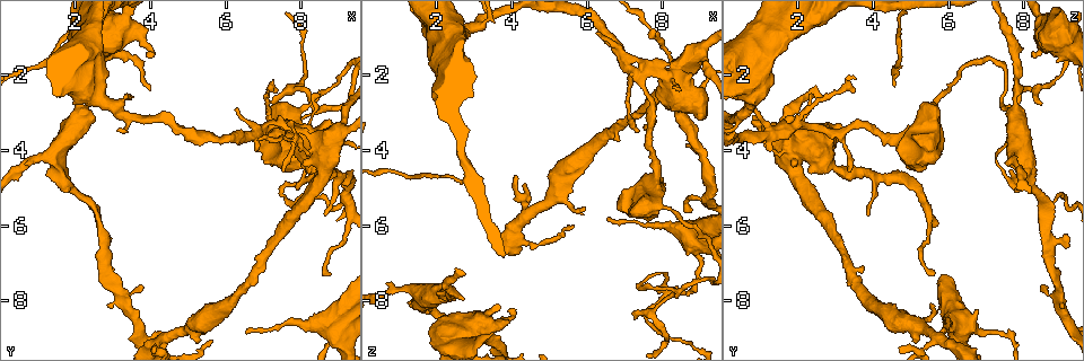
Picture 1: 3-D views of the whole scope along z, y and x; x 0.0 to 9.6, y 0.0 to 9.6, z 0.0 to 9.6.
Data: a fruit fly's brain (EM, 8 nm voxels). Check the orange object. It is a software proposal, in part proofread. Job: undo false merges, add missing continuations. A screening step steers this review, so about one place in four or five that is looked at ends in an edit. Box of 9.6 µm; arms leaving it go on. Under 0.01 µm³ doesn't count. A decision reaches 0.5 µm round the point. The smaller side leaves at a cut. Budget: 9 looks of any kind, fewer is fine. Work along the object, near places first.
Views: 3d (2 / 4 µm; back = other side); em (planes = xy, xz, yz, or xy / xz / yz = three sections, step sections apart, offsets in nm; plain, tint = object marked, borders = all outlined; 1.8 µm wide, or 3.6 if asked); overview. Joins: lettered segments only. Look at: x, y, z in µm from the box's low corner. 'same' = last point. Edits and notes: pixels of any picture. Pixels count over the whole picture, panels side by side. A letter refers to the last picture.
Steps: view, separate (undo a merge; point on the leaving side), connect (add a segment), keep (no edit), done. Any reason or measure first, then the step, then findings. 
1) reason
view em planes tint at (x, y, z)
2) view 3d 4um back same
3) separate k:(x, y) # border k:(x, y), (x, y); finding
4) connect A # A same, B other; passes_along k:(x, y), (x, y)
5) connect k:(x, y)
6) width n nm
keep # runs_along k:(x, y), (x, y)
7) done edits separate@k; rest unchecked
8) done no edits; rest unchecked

a fork
view 3d 4um back at (4.55, 9.00, 5.65)

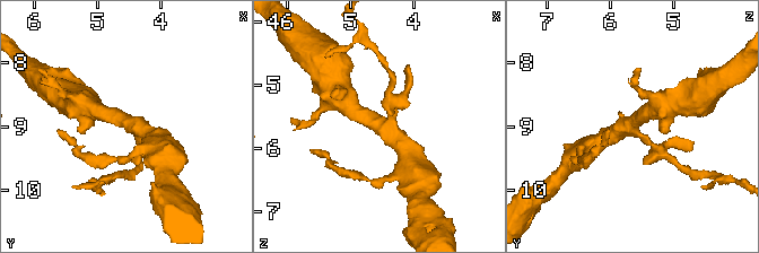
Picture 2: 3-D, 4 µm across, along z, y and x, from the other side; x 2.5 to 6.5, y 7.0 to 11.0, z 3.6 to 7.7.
need the tissue
view em xz step 16 tint at (4.50, 8.90, 5.65)

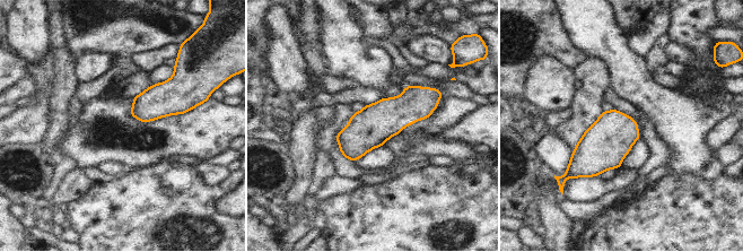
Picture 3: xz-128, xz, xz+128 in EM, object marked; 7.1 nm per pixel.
see the neighbours
view em xz step 16 borders same

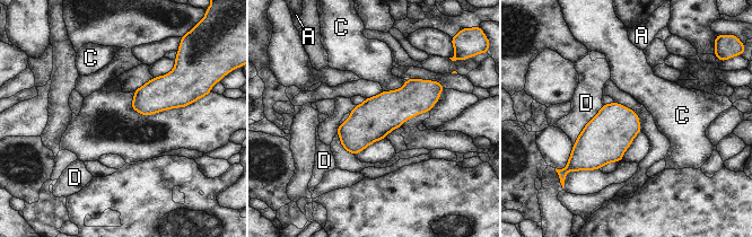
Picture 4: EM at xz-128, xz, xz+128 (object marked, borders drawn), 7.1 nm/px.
arms 3
keep # A other, C other, D other; border 4:(405, 80), (401, 87), (383, 91); one neuron here

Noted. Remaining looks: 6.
calibre changes
view em xy step 16 tint at (7.90, 2.95, 5.50)

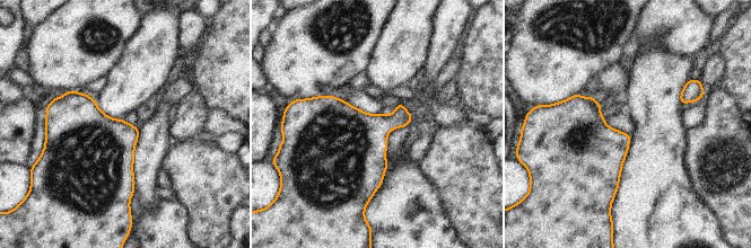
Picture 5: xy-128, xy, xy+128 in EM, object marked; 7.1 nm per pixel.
view em planes borders same

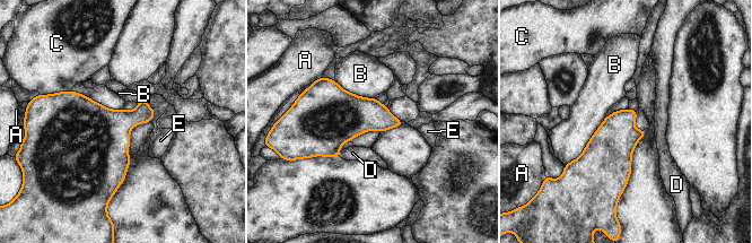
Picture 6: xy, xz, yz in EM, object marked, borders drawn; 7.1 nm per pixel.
keep # A other, B other, C other, D other, E other; border 6:(606, 116), (584, 150), (565, 166); continuous, no second neuron

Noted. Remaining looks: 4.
an open end
view em planes borders at (4.00, 1.40, 8.20)

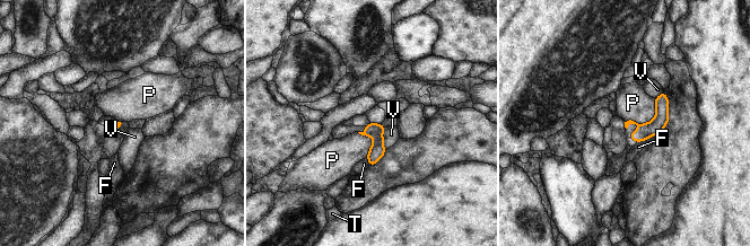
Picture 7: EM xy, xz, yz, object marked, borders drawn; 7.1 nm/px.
keep # F other, P other, T other, V other; none of them fits

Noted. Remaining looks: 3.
branch stops here
view em planes borders at (7.70, 3.50, 1.65)

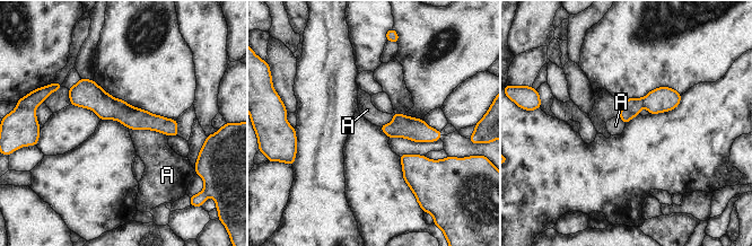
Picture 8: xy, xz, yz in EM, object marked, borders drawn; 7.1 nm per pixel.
separate 8:(631, 107) # A other; a second neuron is stuck on

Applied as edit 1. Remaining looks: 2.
done edits separate@8; rest unchecked

